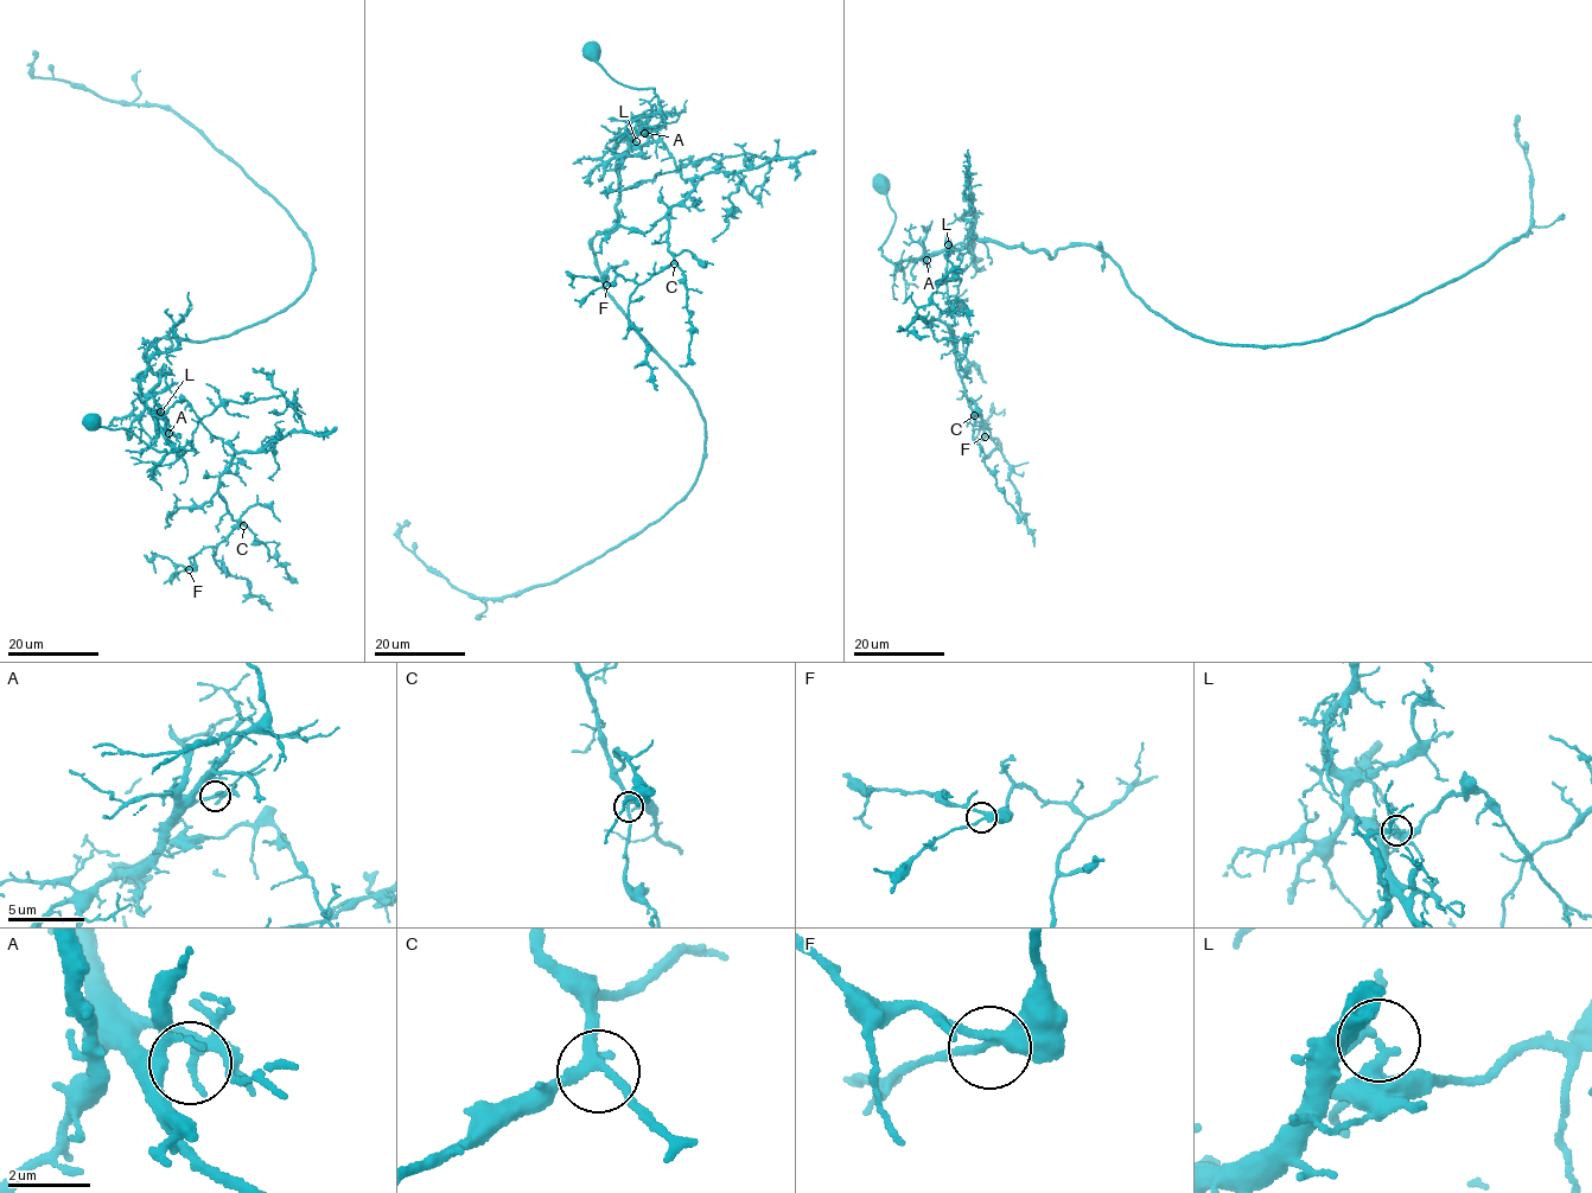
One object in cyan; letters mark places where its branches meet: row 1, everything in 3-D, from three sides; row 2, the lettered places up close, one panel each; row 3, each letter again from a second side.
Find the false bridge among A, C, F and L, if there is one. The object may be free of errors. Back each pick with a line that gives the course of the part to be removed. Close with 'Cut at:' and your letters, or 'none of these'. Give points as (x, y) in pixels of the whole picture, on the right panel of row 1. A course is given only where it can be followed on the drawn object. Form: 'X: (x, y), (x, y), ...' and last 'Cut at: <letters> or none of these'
L: (948, 244), (951, 302), (929, 324), (915, 320), (950, 269), (961, 280), (955, 300), (963, 316)
Cut at: L

